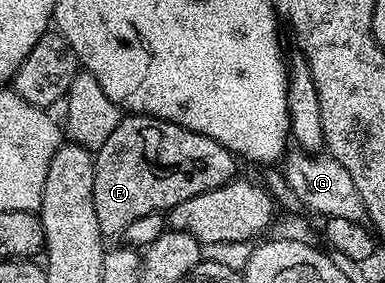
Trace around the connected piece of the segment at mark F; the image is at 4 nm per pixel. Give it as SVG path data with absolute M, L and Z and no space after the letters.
M128 114L110 134L104 145L95 153L94 163L94 210L98 214L98 226L105 237L119 237L137 218L146 218L150 214L167 213L169 208L194 198L194 194L206 194L218 186L228 184L237 175L237 157L226 146L214 142L214 138L186 130L174 122L159 120L153 116Z

